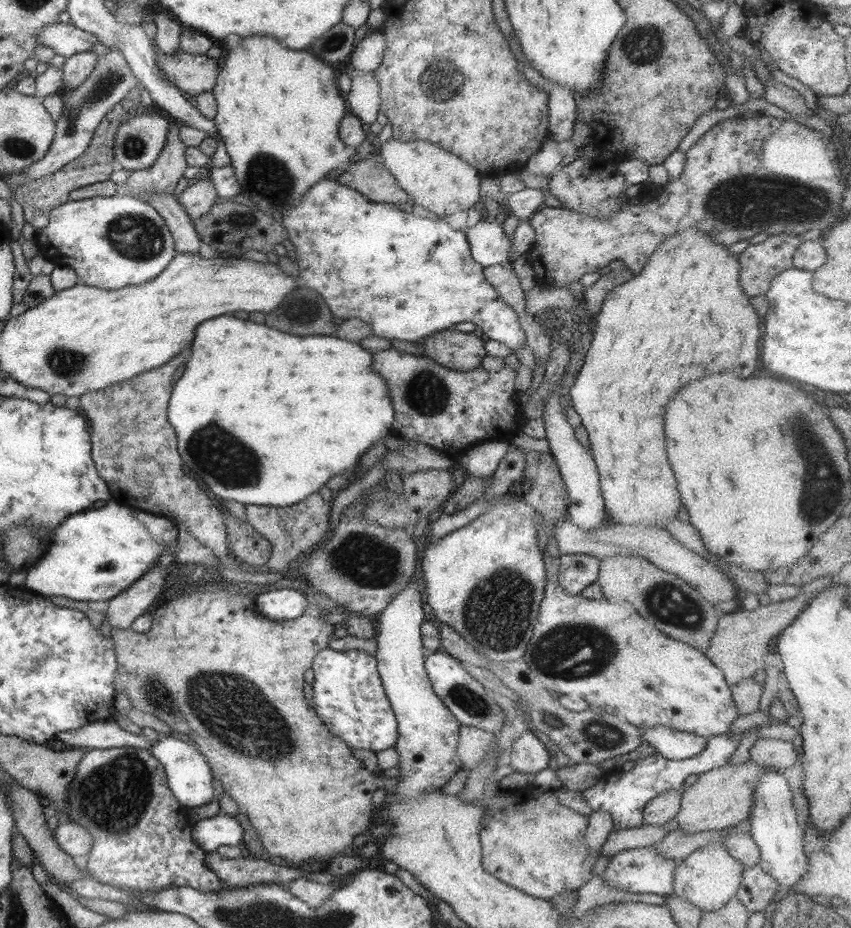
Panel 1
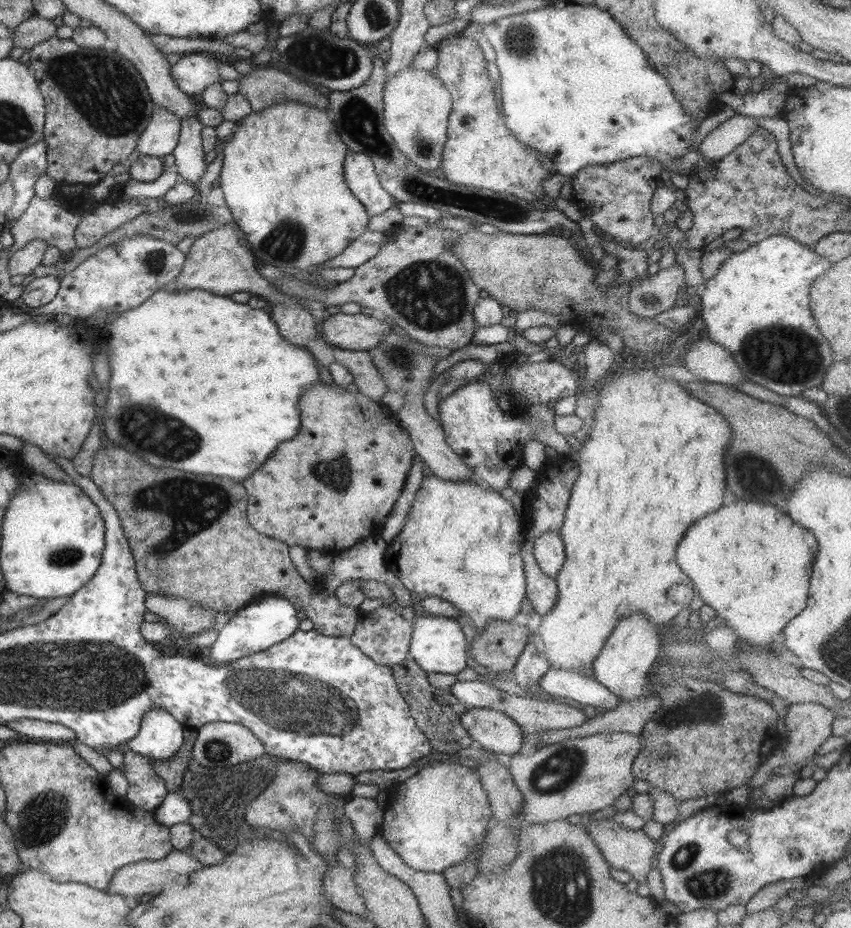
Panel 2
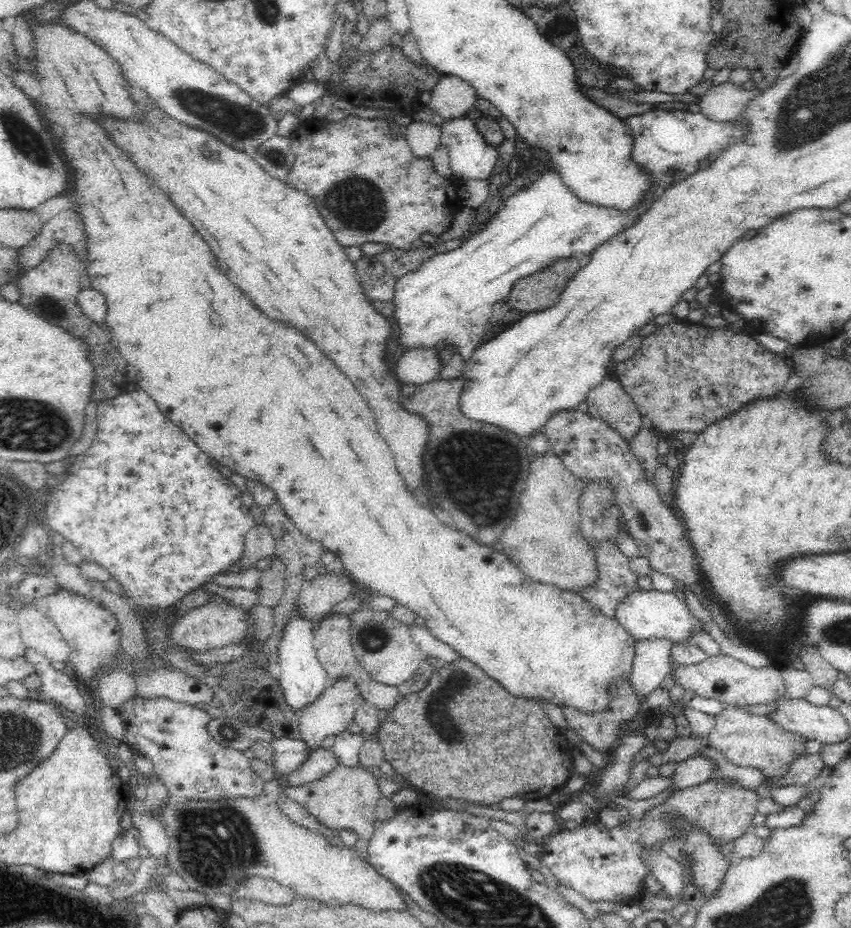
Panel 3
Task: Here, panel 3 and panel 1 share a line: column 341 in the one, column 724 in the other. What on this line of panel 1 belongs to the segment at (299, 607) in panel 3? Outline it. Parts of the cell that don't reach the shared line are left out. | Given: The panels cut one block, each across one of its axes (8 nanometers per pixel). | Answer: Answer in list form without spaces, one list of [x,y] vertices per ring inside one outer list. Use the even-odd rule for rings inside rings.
[[[560,520],[551,528],[552,538],[557,544],[558,556],[583,554],[599,561],[611,556],[641,556],[664,572],[683,580],[707,603],[715,604],[732,600],[738,591],[727,575],[710,562],[685,548],[664,528],[654,528],[643,524],[601,526],[599,529],[581,529],[569,520]]]

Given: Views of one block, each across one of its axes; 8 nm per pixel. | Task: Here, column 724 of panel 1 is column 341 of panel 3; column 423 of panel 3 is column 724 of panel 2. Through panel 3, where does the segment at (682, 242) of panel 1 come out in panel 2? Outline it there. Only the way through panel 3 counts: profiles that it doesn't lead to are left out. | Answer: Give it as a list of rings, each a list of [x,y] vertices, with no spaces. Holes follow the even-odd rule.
[[[664,353],[658,356],[648,356],[643,368],[637,368],[632,371],[623,371],[621,375],[613,380],[603,384],[603,387],[597,390],[597,403],[593,411],[593,425],[587,431],[587,439],[582,442],[581,448],[577,451],[577,479],[571,487],[570,497],[564,512],[564,519],[559,529],[559,536],[564,546],[565,562],[560,567],[559,573],[554,577],[557,586],[557,602],[555,606],[542,616],[540,620],[540,630],[542,642],[544,644],[545,659],[551,667],[557,667],[563,670],[577,670],[577,666],[585,666],[587,662],[593,662],[593,658],[599,654],[605,638],[611,634],[613,620],[623,616],[625,612],[631,610],[641,610],[651,624],[656,628],[661,625],[672,625],[672,620],[676,614],[685,607],[692,606],[694,598],[694,589],[689,578],[681,572],[675,563],[675,551],[678,545],[677,540],[681,540],[689,524],[693,520],[709,514],[709,510],[721,507],[721,494],[725,490],[725,474],[723,474],[723,454],[725,446],[731,438],[731,427],[727,421],[713,409],[713,407],[697,400],[693,395],[687,393],[681,384],[667,377],[659,377],[658,365],[667,365],[666,361],[661,361]]]

